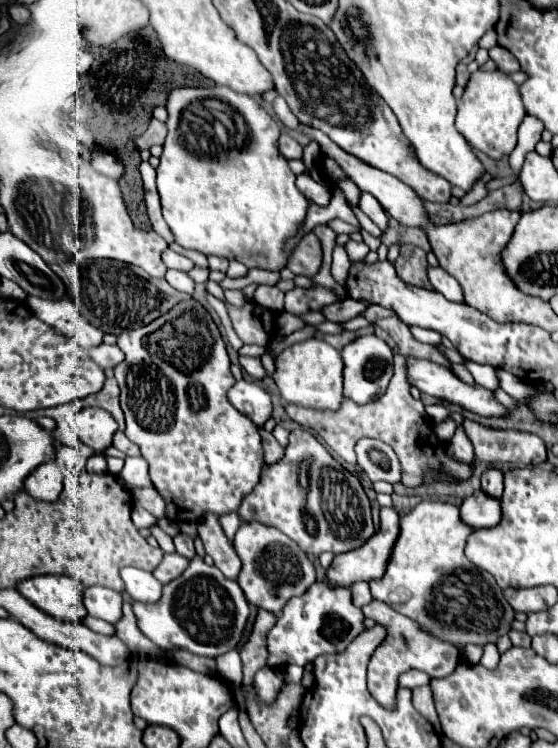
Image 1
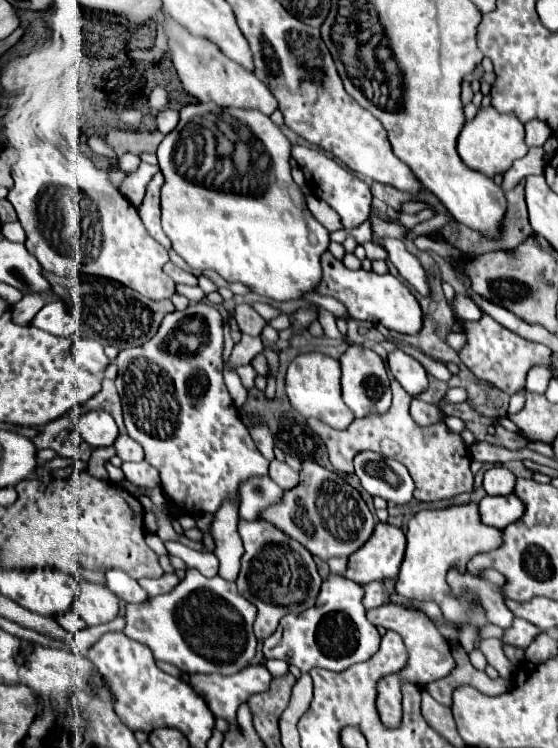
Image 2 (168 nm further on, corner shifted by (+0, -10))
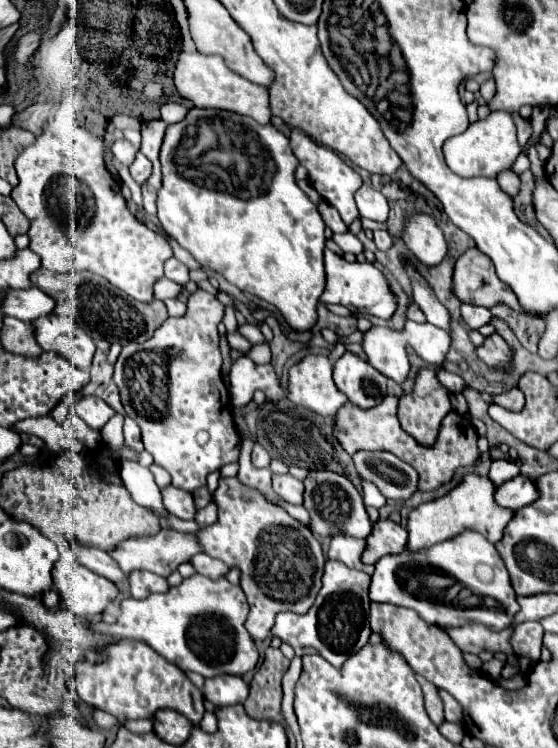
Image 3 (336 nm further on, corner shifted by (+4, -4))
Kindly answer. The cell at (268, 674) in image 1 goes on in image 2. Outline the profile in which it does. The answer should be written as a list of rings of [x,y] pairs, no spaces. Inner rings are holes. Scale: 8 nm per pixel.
[[[247,666],[233,676],[221,674],[193,674],[193,690],[205,698],[211,712],[229,722],[235,720],[237,708],[249,700],[249,696],[269,690],[271,674],[265,666]]]

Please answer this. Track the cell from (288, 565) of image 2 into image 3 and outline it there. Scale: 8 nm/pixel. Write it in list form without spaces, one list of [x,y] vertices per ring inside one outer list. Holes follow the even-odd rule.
[[[237,478],[219,480],[219,488],[215,490],[213,500],[217,504],[217,522],[195,532],[195,536],[205,554],[223,560],[227,566],[239,566],[241,588],[251,606],[245,628],[253,640],[265,640],[269,636],[269,630],[275,622],[277,612],[289,610],[289,612],[303,614],[303,612],[307,612],[307,608],[311,608],[311,604],[315,602],[315,596],[321,588],[325,556],[321,552],[317,538],[311,534],[311,530],[305,524],[291,518],[283,508],[269,504],[257,490],[243,486]]]

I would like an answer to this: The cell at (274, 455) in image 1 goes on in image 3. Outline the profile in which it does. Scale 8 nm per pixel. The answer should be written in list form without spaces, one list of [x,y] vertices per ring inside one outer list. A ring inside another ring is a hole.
[[[273,474],[273,490],[287,502],[303,502],[303,482],[291,474]]]

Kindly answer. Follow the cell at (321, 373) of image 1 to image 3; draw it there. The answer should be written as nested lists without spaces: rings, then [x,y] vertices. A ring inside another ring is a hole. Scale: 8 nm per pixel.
[[[307,354],[299,364],[289,368],[289,392],[287,392],[287,398],[293,404],[299,404],[301,408],[317,412],[321,416],[333,416],[347,402],[347,396],[343,396],[343,392],[339,392],[337,386],[333,384],[331,370],[333,370],[333,364],[325,354]]]

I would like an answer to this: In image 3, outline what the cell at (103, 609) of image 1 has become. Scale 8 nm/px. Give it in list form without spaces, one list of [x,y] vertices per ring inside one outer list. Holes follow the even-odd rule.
[[[61,558],[55,564],[55,590],[61,594],[63,606],[79,618],[101,614],[107,608],[107,604],[113,602],[117,596],[117,586],[113,582],[91,572],[89,568],[79,564],[75,558]]]

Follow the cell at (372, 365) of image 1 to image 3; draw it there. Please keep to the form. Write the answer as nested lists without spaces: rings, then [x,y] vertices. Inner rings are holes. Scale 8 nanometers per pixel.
[[[349,350],[335,362],[333,380],[349,402],[359,408],[373,408],[387,396],[387,378]]]

